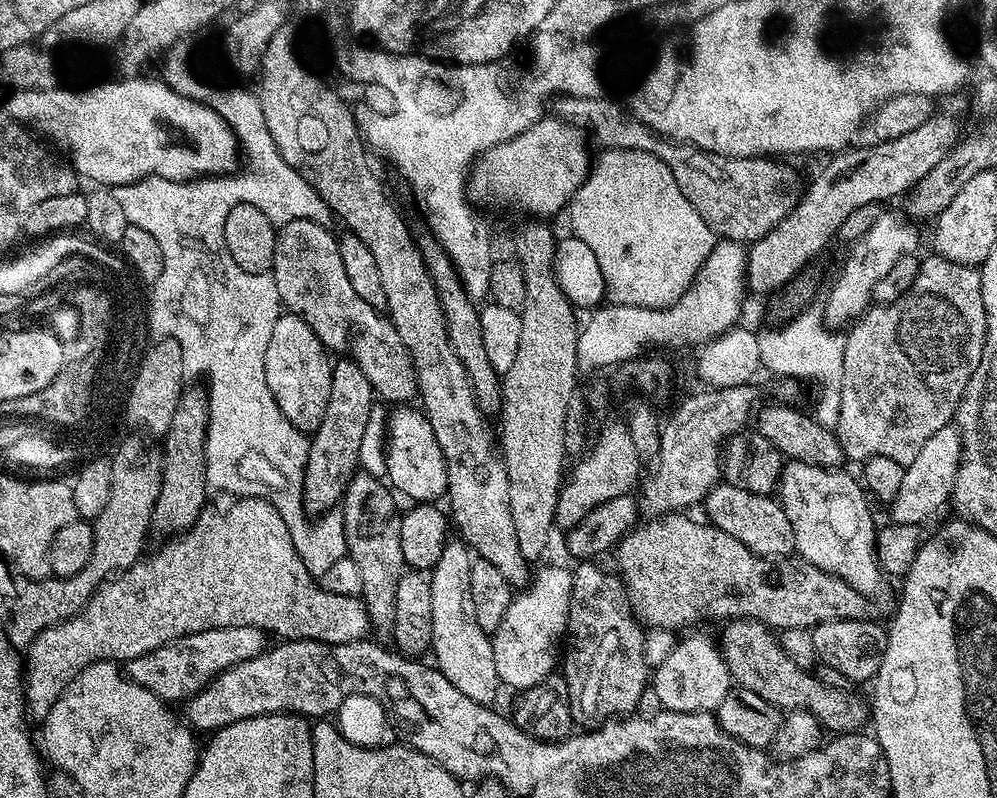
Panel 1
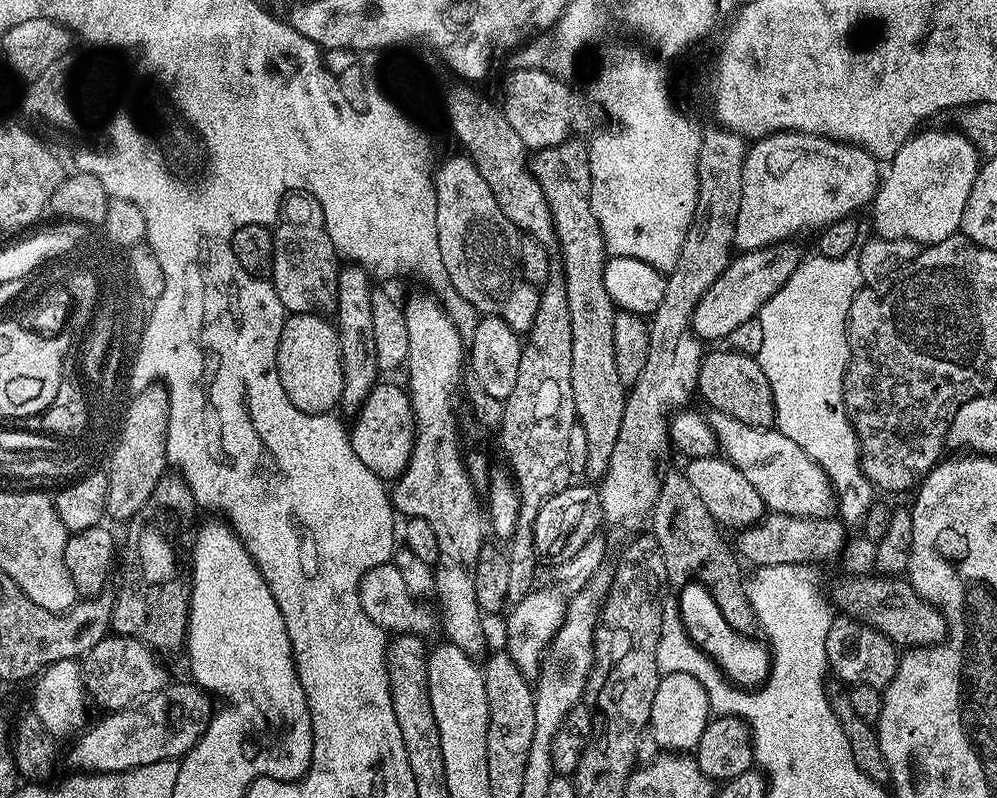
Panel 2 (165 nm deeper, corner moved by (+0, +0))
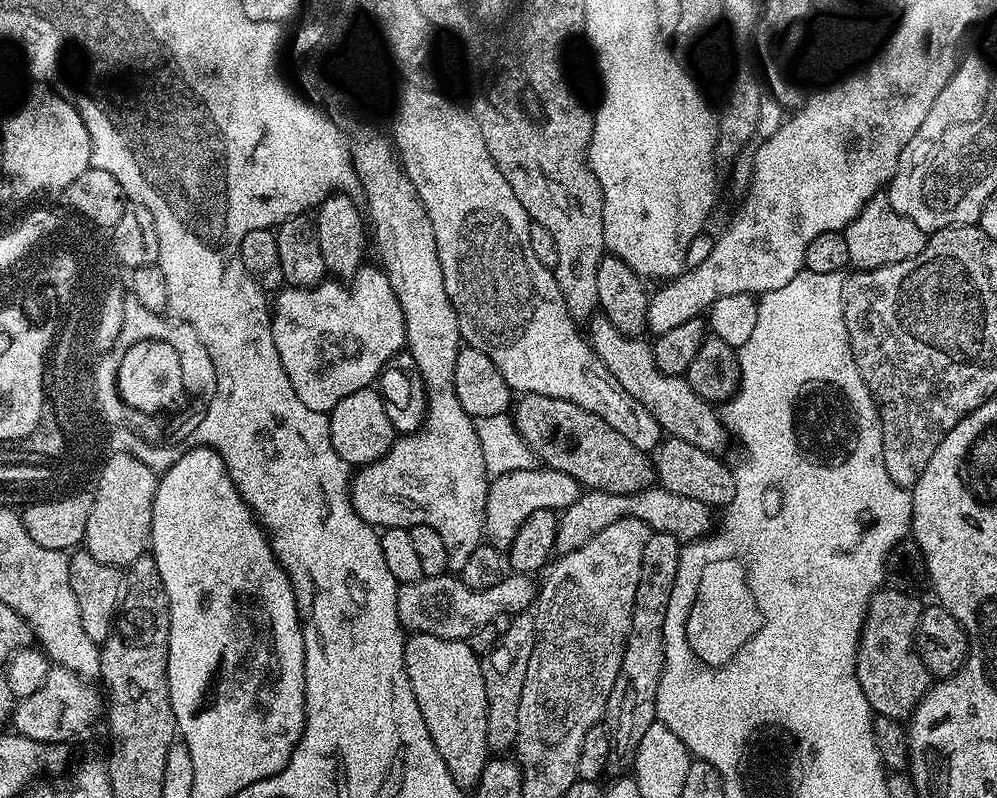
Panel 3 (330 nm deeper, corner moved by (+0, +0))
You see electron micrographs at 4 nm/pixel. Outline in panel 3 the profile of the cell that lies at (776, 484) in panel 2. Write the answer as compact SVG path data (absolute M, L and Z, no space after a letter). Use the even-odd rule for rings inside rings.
M602 314L593 316L587 327L587 335L592 351L618 378L618 386L630 394L630 398L638 398L646 410L669 437L690 442L690 446L698 446L698 450L706 450L713 454L723 453L723 448L730 444L730 433L724 427L721 413L709 401L703 400L695 390L689 386L684 376L662 374L652 357L651 347L643 339L622 334Z

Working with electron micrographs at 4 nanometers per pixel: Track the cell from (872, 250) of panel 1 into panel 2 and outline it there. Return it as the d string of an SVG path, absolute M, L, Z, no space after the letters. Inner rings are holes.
M917 131L887 165L870 205L875 235L907 238L921 246L937 244L960 232L966 198L978 183L981 153L963 131Z

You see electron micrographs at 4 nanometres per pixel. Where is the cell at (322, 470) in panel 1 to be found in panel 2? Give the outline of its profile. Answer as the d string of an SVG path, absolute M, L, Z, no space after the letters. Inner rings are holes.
M354 262L343 265L338 274L336 290L336 307L334 309L334 327L336 329L336 346L342 362L344 385L338 401L339 407L349 414L360 411L369 390L378 383L378 369L374 355L374 322L371 322L370 298L374 291L373 281L368 272Z

